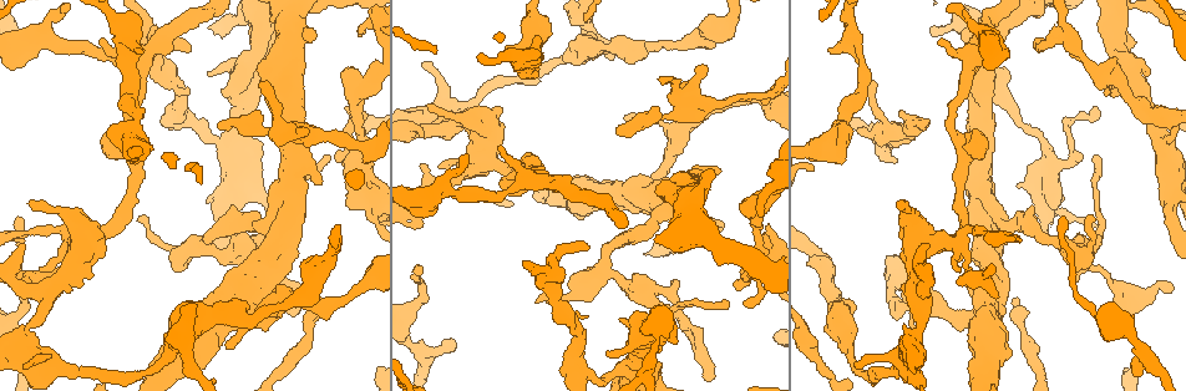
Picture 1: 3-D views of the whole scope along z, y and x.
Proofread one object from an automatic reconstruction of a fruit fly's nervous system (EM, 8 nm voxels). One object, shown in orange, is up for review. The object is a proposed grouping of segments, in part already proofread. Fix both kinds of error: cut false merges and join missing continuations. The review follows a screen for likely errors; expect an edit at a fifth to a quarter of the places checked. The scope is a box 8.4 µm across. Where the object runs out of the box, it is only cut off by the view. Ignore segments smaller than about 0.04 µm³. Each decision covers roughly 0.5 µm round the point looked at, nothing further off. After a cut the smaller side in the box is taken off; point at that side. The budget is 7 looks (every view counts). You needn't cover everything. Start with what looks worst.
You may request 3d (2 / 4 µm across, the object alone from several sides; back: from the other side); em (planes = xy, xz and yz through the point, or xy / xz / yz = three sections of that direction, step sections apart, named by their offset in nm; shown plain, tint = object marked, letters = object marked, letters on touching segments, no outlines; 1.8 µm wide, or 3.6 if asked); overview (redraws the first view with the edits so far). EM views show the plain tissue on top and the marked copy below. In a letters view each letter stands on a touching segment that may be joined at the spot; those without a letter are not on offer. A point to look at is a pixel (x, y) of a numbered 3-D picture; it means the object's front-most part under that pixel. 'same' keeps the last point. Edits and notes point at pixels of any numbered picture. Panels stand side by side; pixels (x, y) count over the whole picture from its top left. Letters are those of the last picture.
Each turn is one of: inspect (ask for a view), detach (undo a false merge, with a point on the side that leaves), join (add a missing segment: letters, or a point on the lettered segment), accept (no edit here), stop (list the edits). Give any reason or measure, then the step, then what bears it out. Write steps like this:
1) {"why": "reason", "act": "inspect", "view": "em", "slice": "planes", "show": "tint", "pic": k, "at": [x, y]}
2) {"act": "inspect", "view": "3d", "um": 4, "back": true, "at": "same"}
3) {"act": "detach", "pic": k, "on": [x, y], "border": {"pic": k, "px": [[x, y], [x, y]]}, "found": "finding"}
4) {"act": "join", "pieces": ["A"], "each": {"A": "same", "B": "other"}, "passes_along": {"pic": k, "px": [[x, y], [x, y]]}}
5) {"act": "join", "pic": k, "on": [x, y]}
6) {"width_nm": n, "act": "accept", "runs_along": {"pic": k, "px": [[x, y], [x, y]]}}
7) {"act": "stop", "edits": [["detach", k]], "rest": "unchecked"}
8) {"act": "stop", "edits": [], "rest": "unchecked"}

{"why": "tapers out", "act": "inspect", "view": "3d", "um": 4, "back": true, "pic": 1, "at": [1097, 108]}

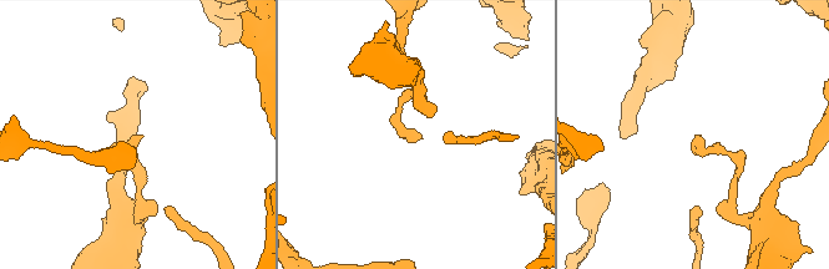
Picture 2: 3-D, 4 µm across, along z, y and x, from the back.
{"why": "need the tissue", "act": "inspect", "view": "em", "um": 3.6, "slice": "xy", "step": 4, "show": "letters", "pic": 2, "at": [696, 136]}

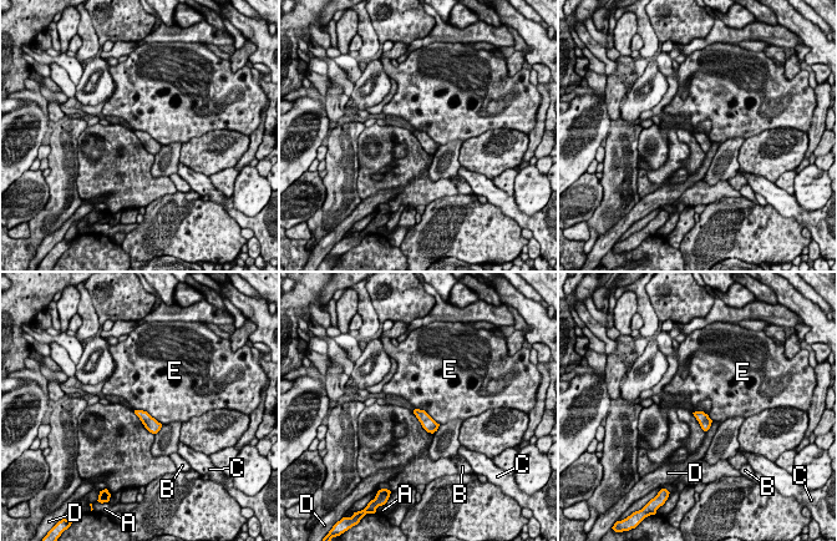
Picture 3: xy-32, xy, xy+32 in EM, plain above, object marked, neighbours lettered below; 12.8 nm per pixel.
{"act": "inspect", "view": "em", "um": 3.6, "slice": "planes", "show": "letters", "at": "same"}

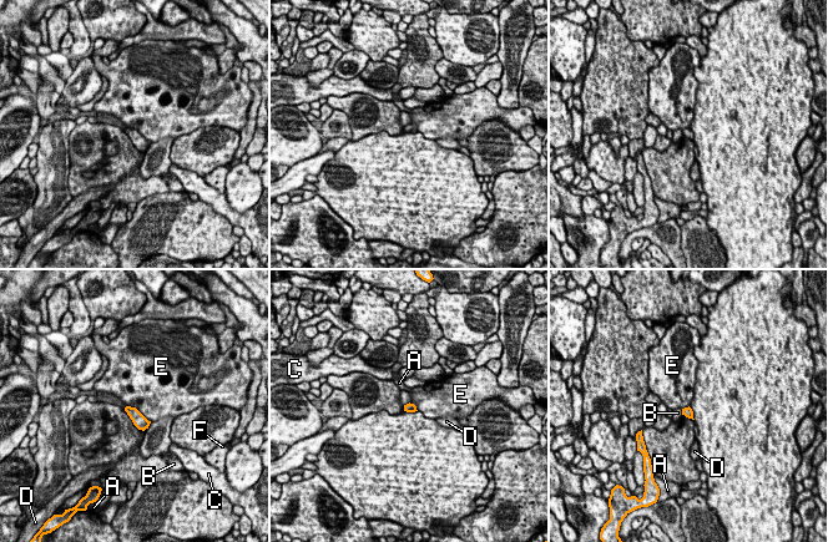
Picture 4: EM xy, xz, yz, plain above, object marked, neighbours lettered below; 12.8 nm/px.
{"act": "accept", "each": {"A": "other", "B": "other", "C": "other", "D": "other", "E": "other", "F": "other"}, "border": {"pic": 4, "px": [[126, 405], [135, 406], [150, 421]]}, "found": "none of them fits"}

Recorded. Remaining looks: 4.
{"why": "branch stops here", "act": "inspect", "view": "3d", "um": 4, "pic": 1, "at": [998, 298]}

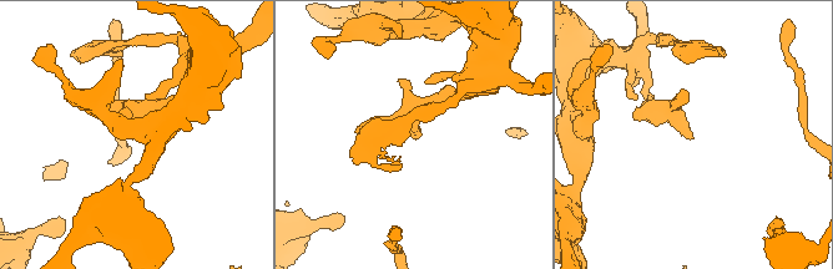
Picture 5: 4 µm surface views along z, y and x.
{"act": "inspect", "view": "em", "slice": "planes", "show": "letters", "pic": 5, "at": [415, 137]}

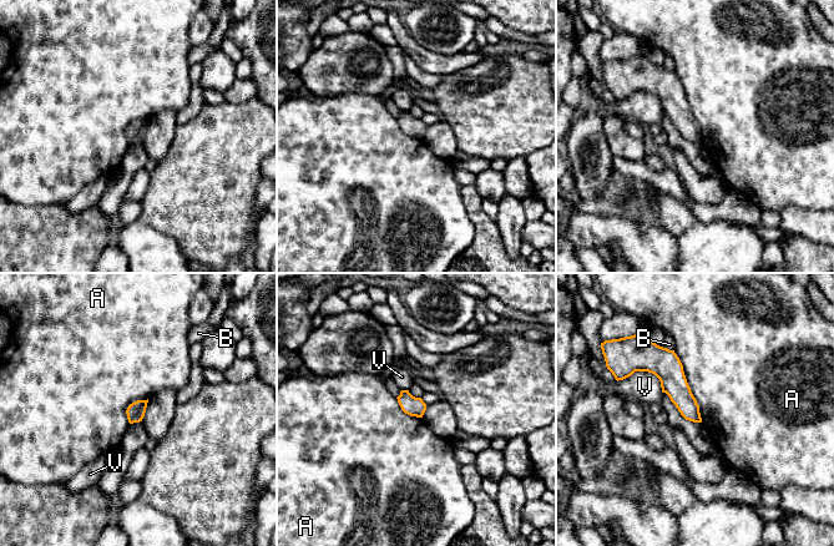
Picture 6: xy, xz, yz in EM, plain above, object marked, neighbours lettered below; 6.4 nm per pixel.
{"width_nm": 120, "act": "accept", "each": {"A": "other", "B": "other", "V": "other"}, "border": {"pic": 6, "px": [[673, 350], [698, 405], [702, 421]]}, "found": "none of them fits"}

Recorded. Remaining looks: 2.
{"why": "free end", "act": "inspect", "view": "3d", "um": 4, "back": true, "pic": 1, "at": [26, 369]}

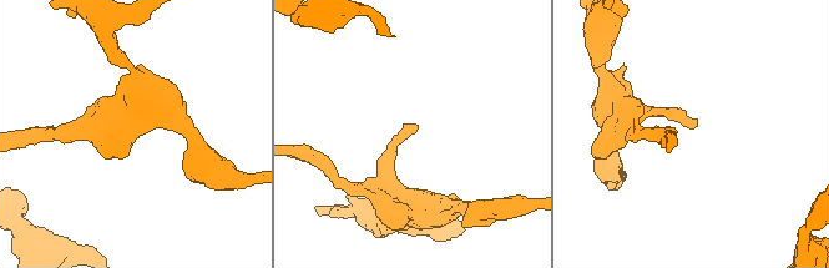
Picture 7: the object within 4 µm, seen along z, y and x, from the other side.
{"act": "inspect", "view": "em", "slice": "planes", "show": "letters", "pic": 7, "at": [695, 125]}

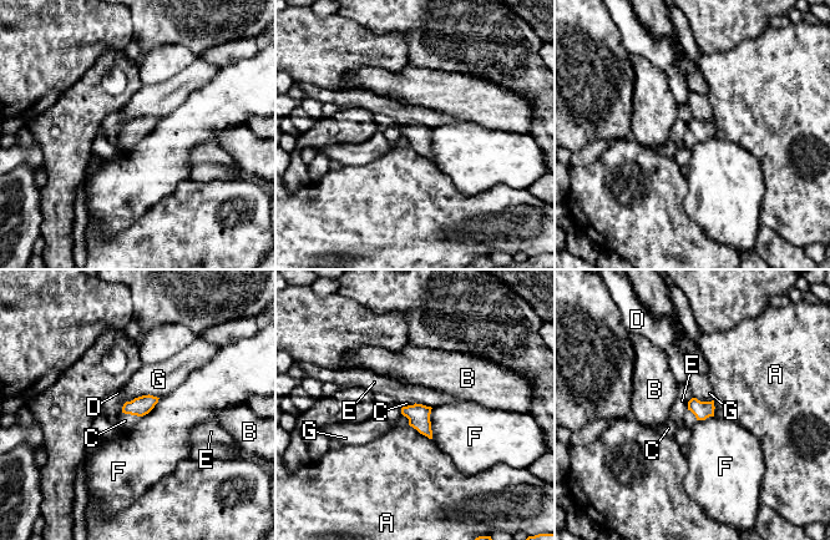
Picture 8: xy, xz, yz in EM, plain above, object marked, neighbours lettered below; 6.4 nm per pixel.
{"width_nm": 120, "act": "join", "pieces": ["C"], "each": {"A": "other", "B": "other", "C": "same", "D": "other", "E": "other", "F": "other", "G": "other"}, "passes_along": {"pic": 8, "px": [[141, 405], [131, 414], [125, 420]]}, "found": "the neuron continues"}

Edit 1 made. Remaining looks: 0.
{"act": "stop", "edits": [["join", 8]], "rest": "unchecked"}

